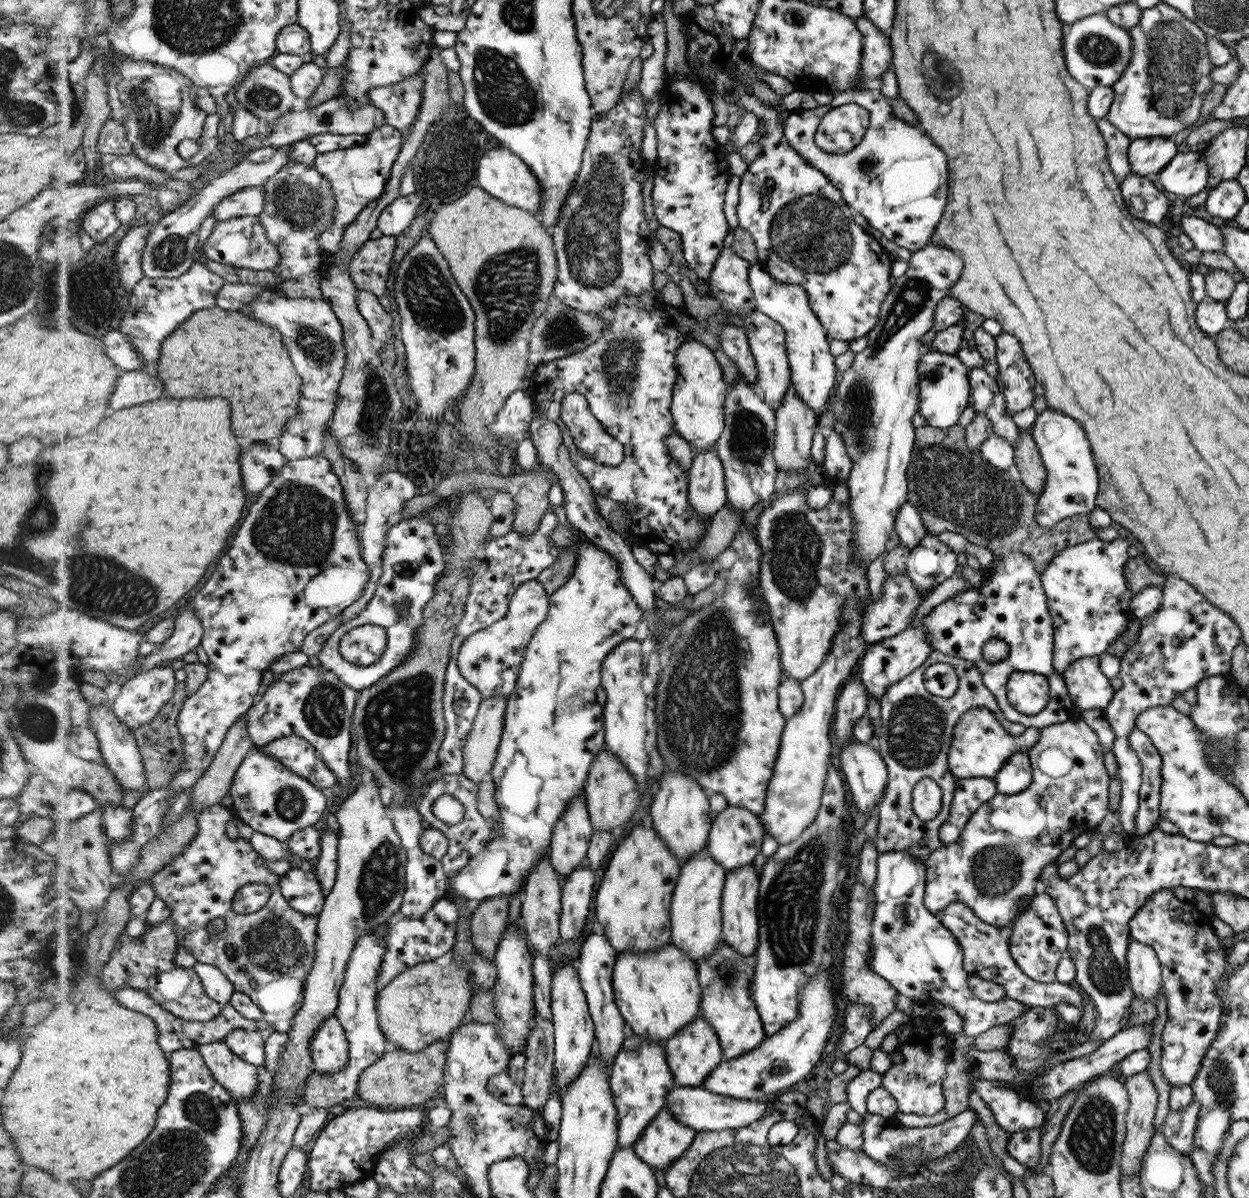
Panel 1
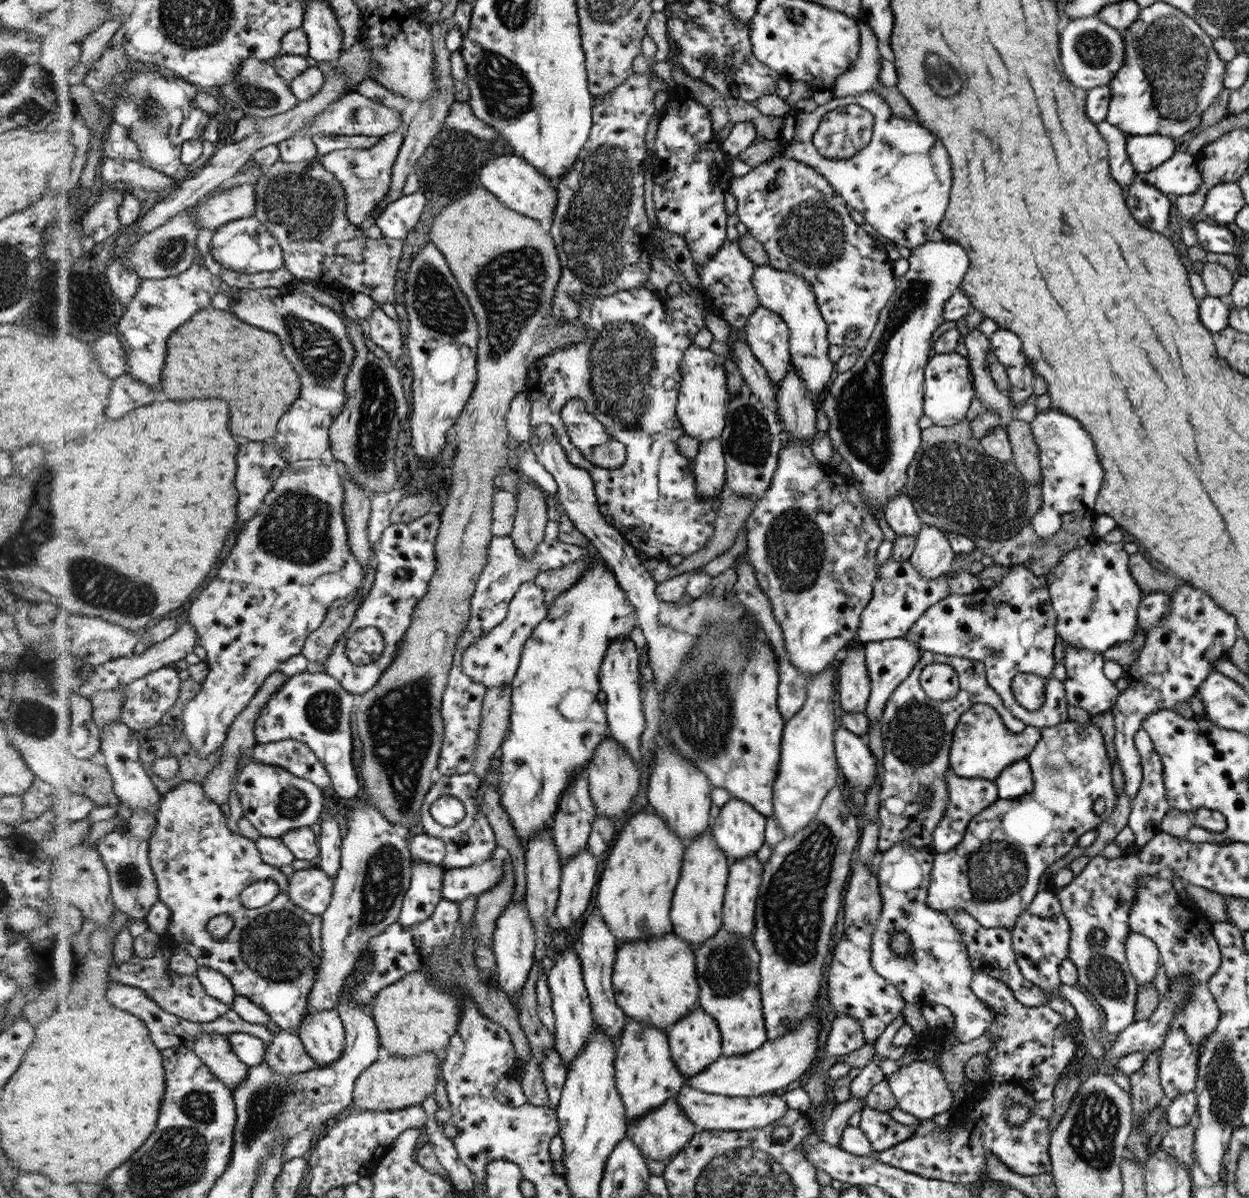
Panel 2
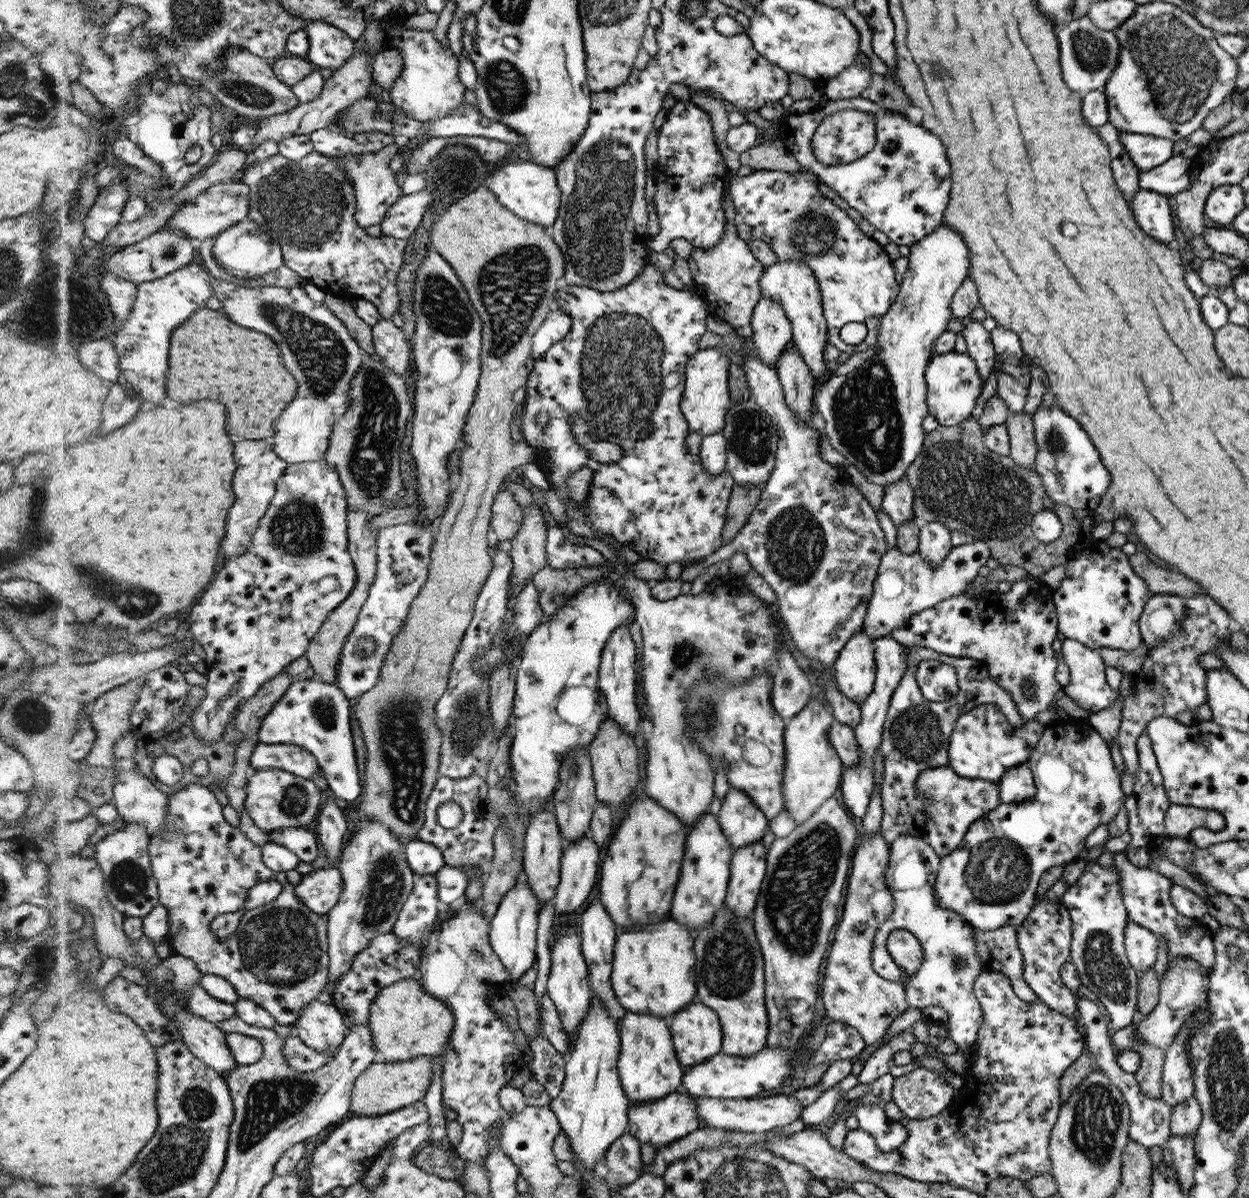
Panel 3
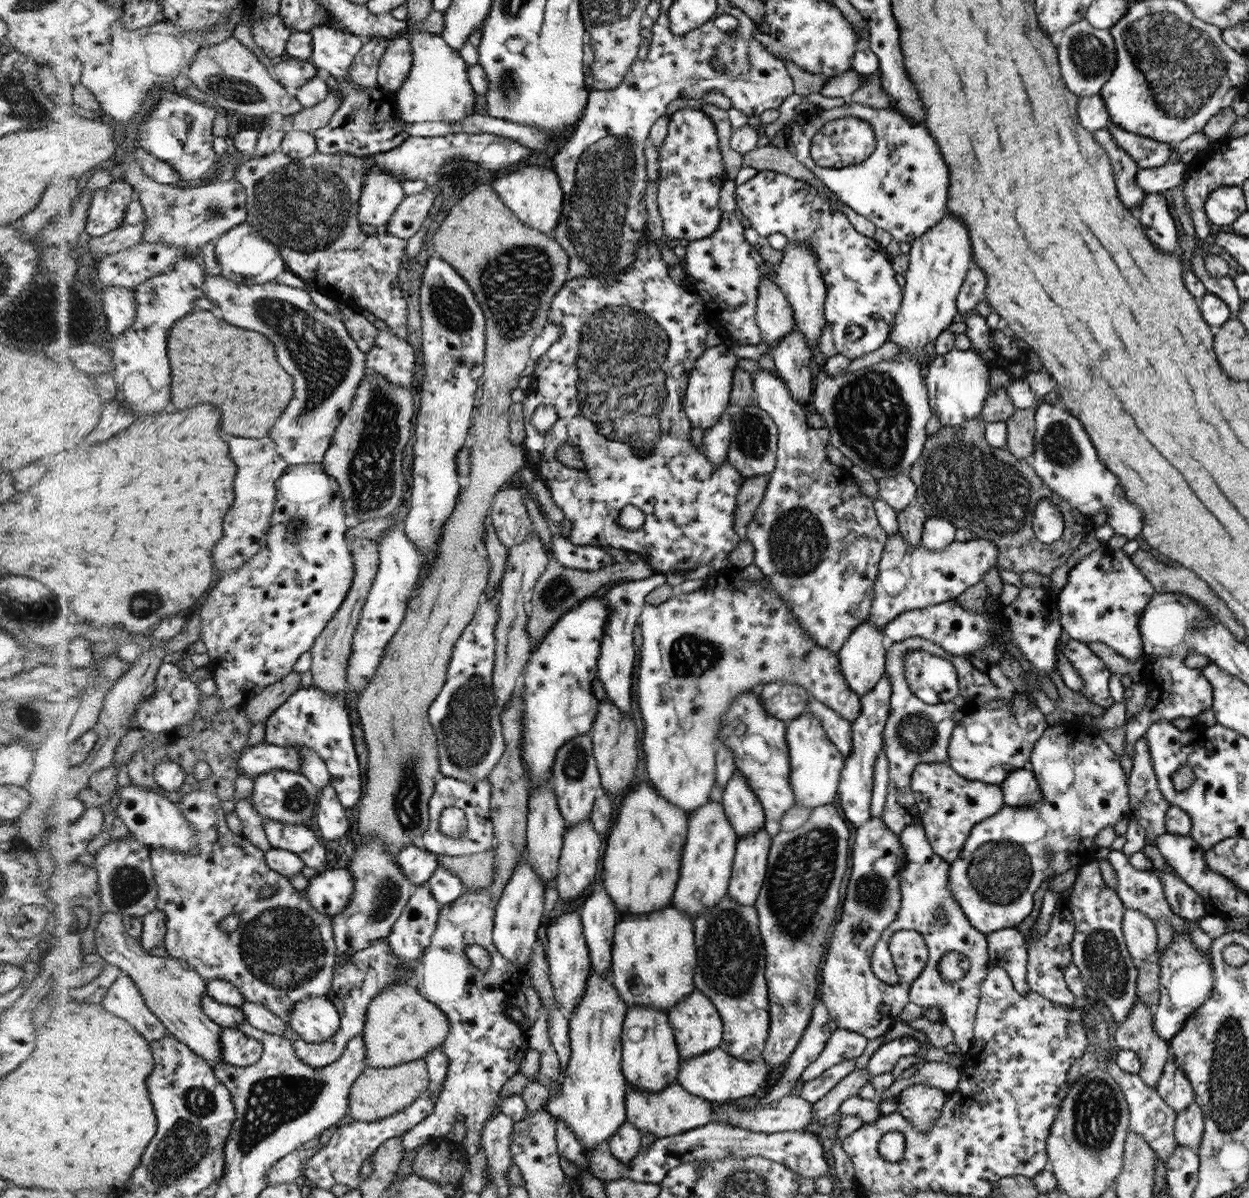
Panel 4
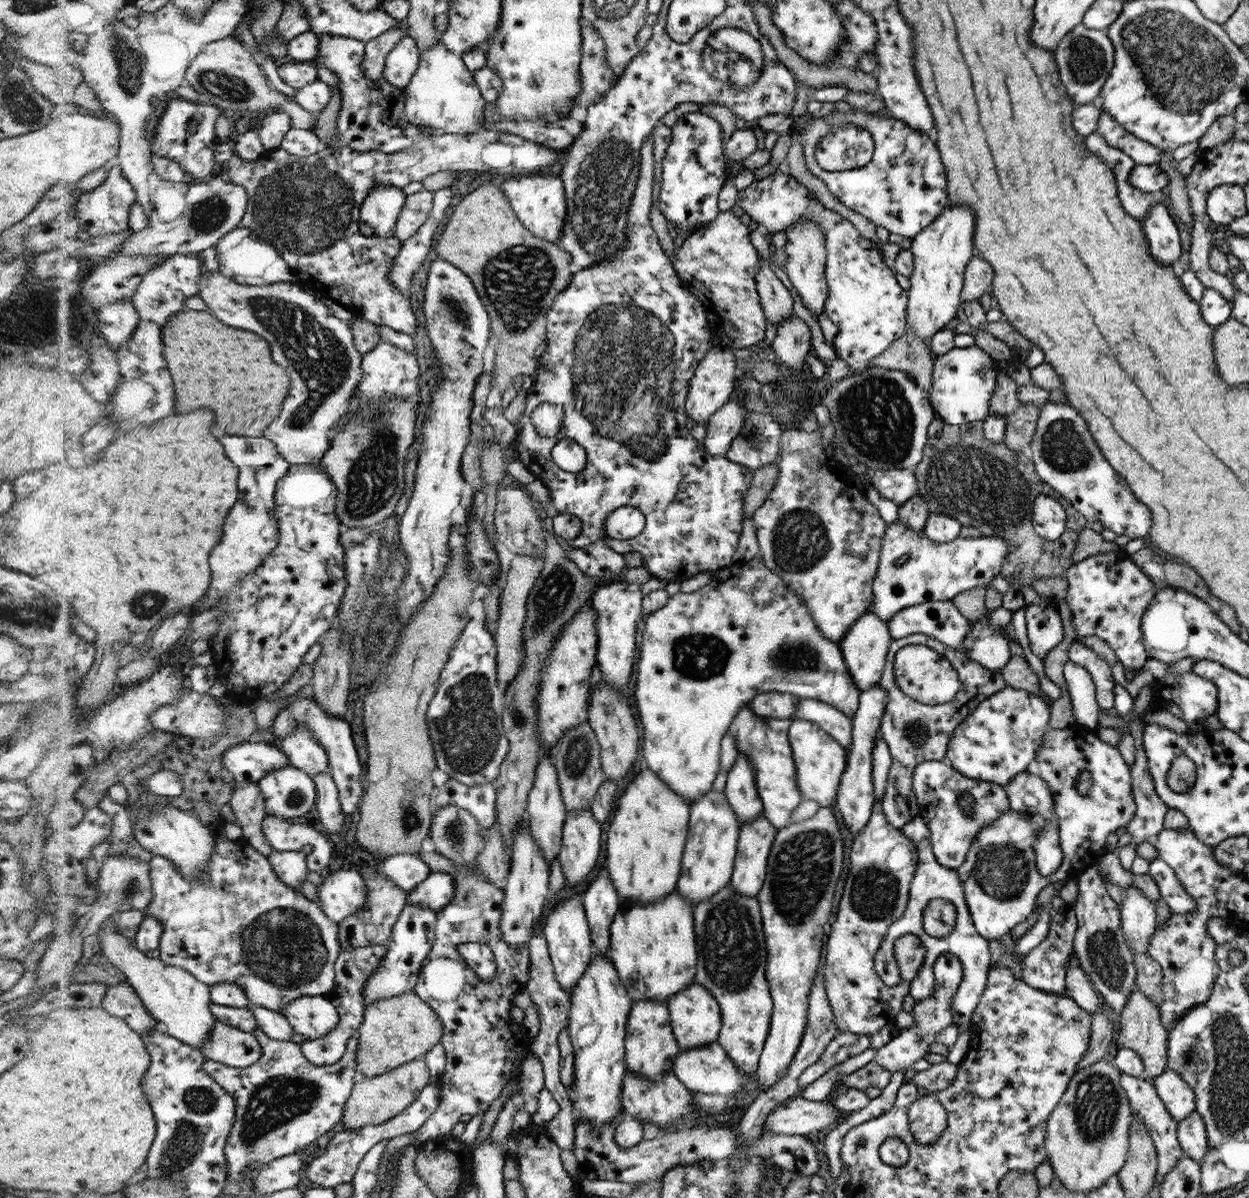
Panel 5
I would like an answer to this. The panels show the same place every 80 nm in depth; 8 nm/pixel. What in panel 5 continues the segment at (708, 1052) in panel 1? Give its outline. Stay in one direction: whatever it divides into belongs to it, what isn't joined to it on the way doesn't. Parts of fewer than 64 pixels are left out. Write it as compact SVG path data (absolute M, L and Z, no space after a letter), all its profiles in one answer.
M690 984L684 991L677 992L666 1002L669 1012L674 1012L674 1028L678 1028L678 1045L682 1050L702 1048L718 1042L721 1035L721 1012L715 996L701 984Z

